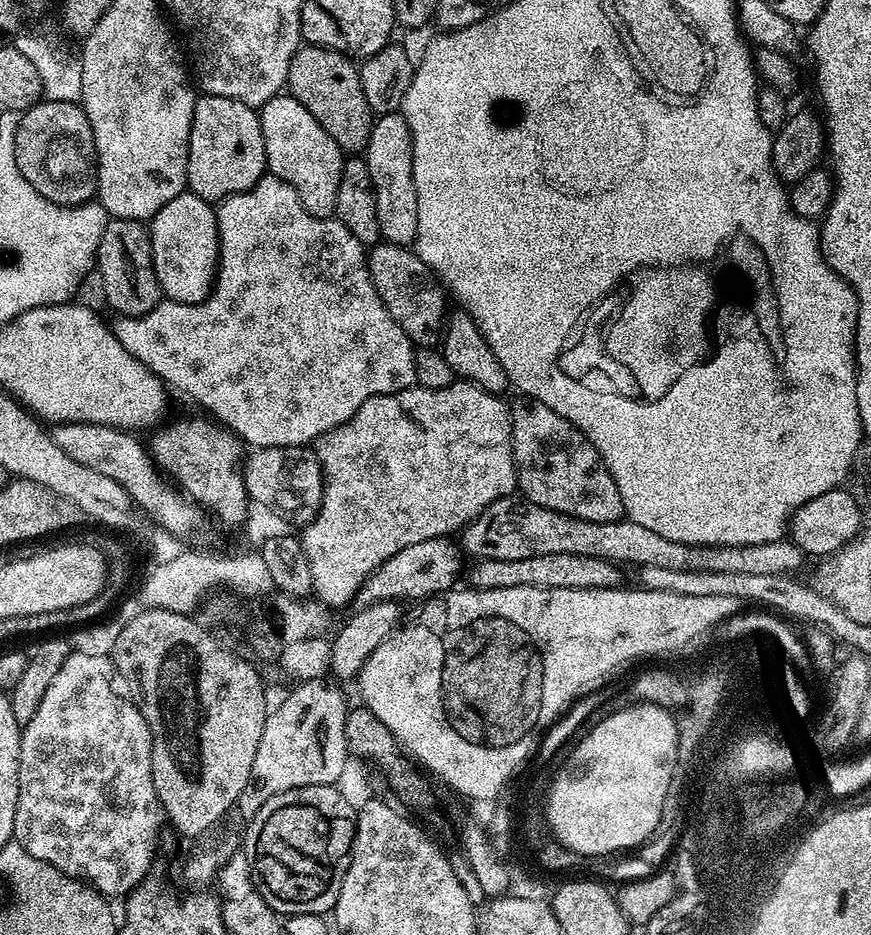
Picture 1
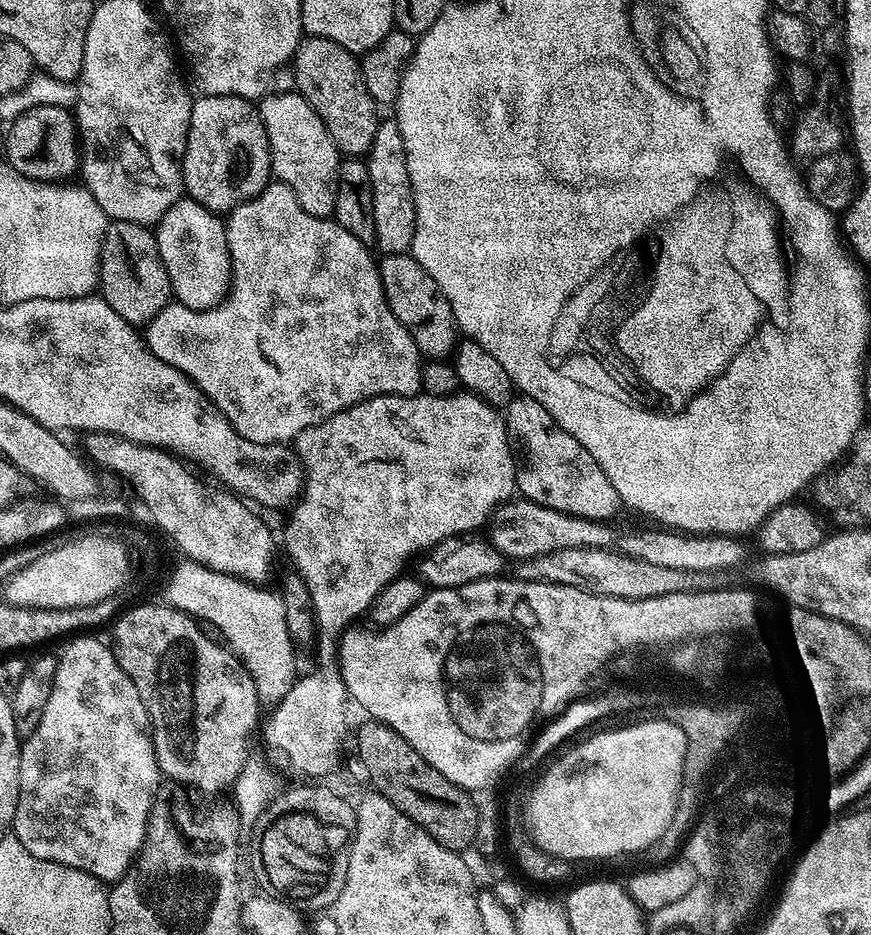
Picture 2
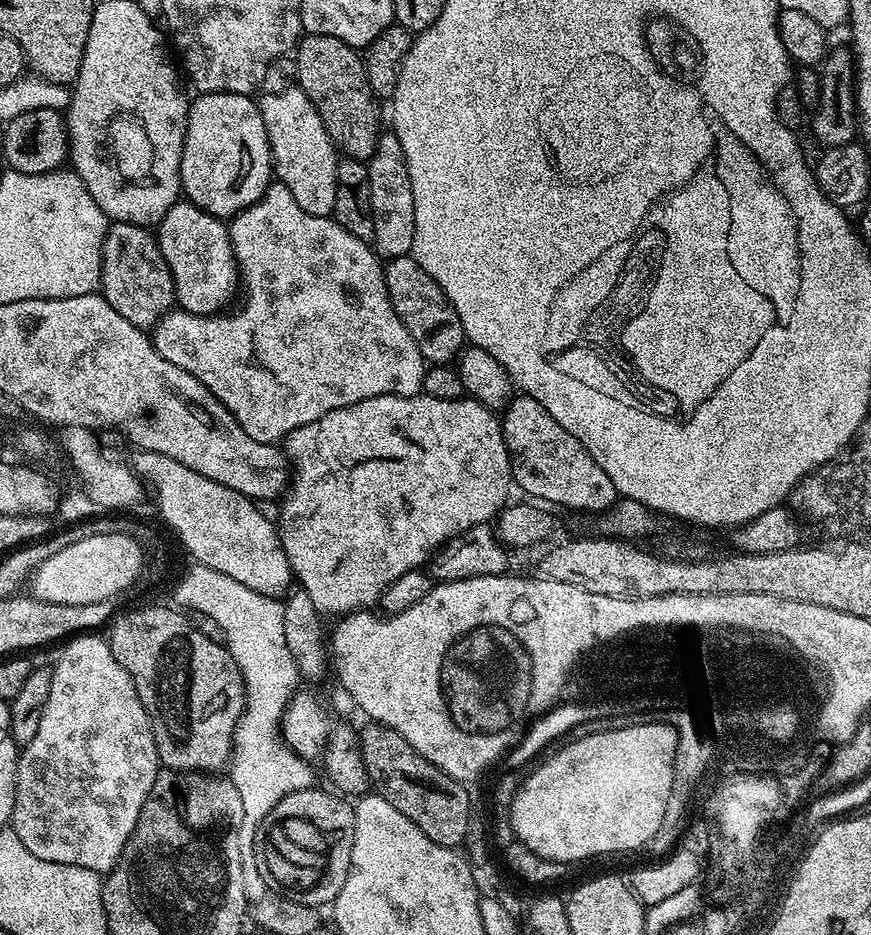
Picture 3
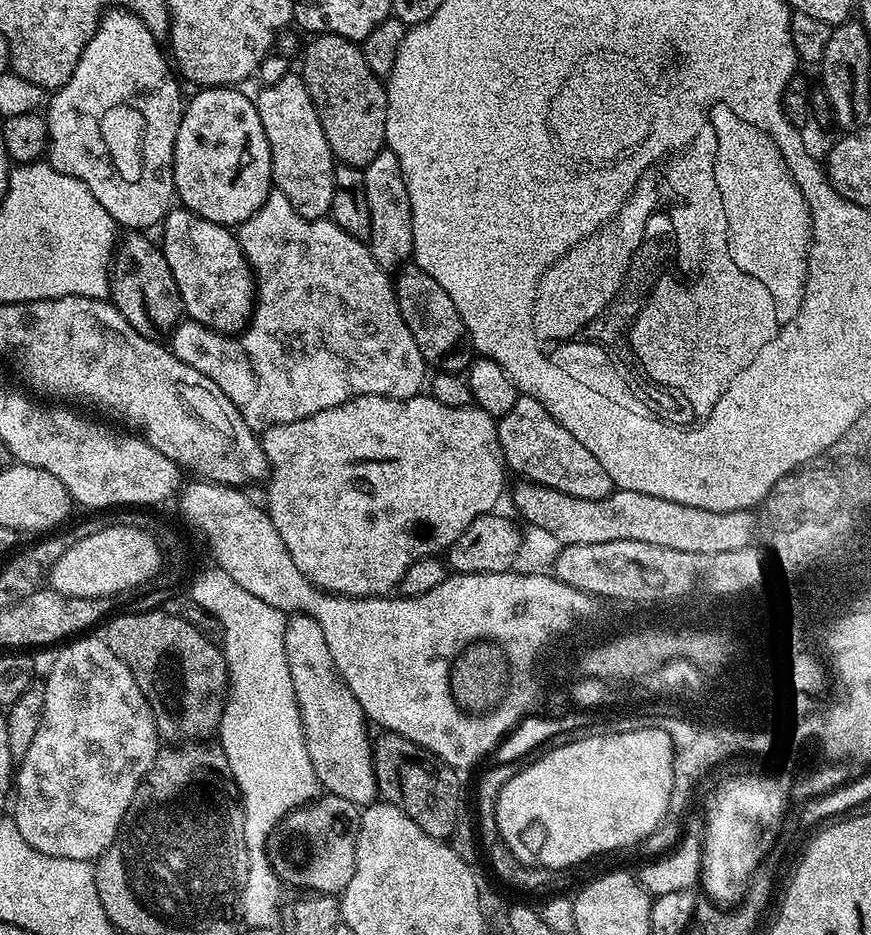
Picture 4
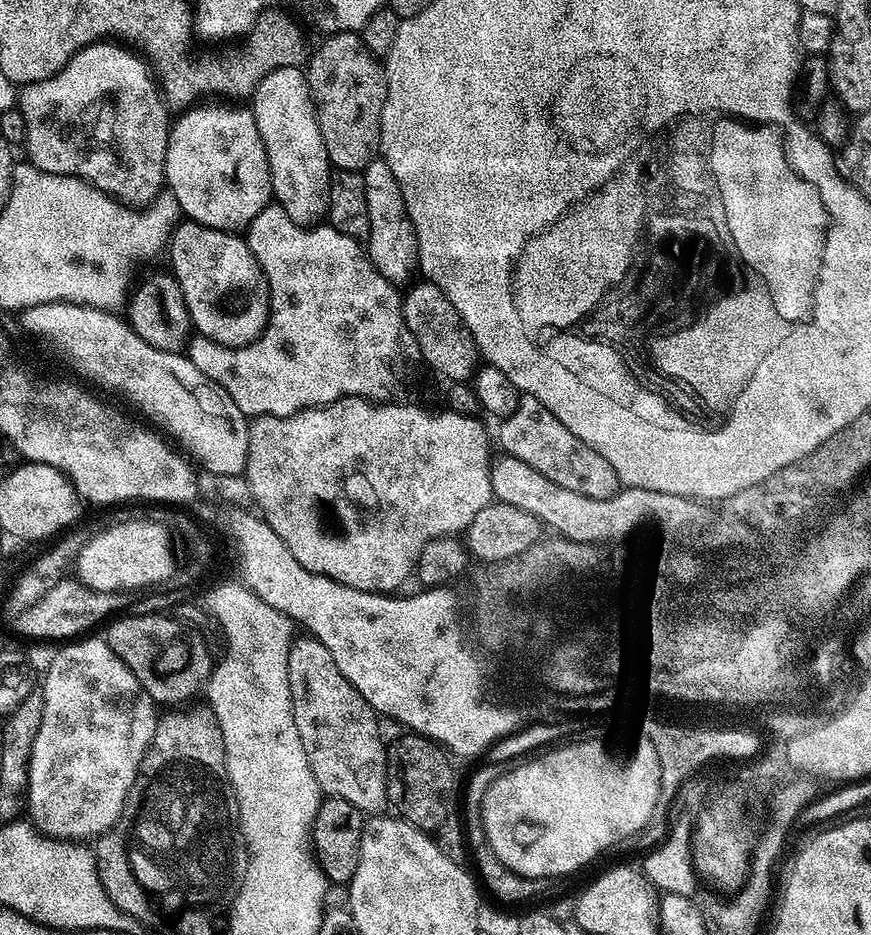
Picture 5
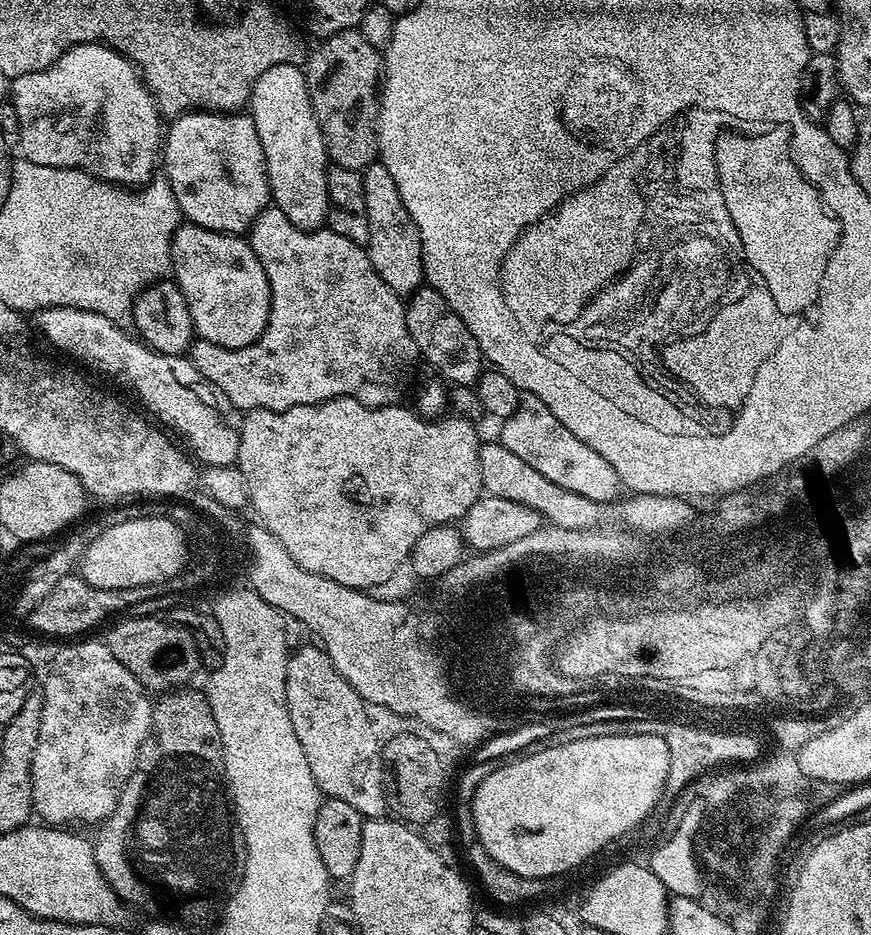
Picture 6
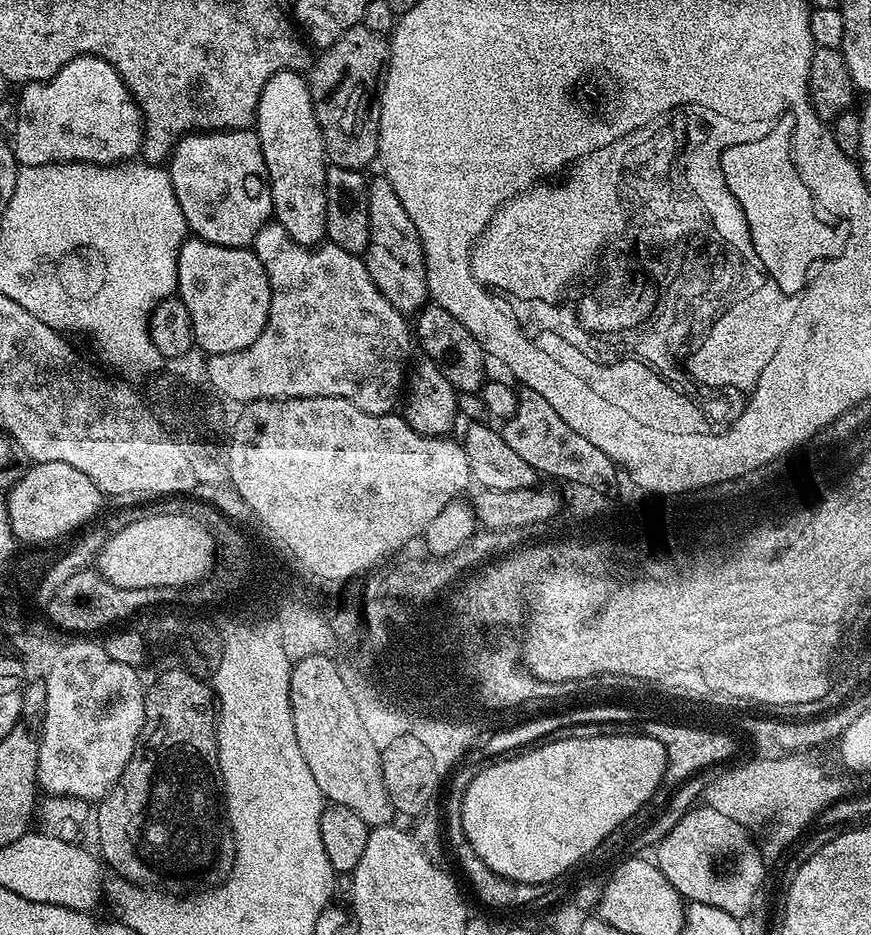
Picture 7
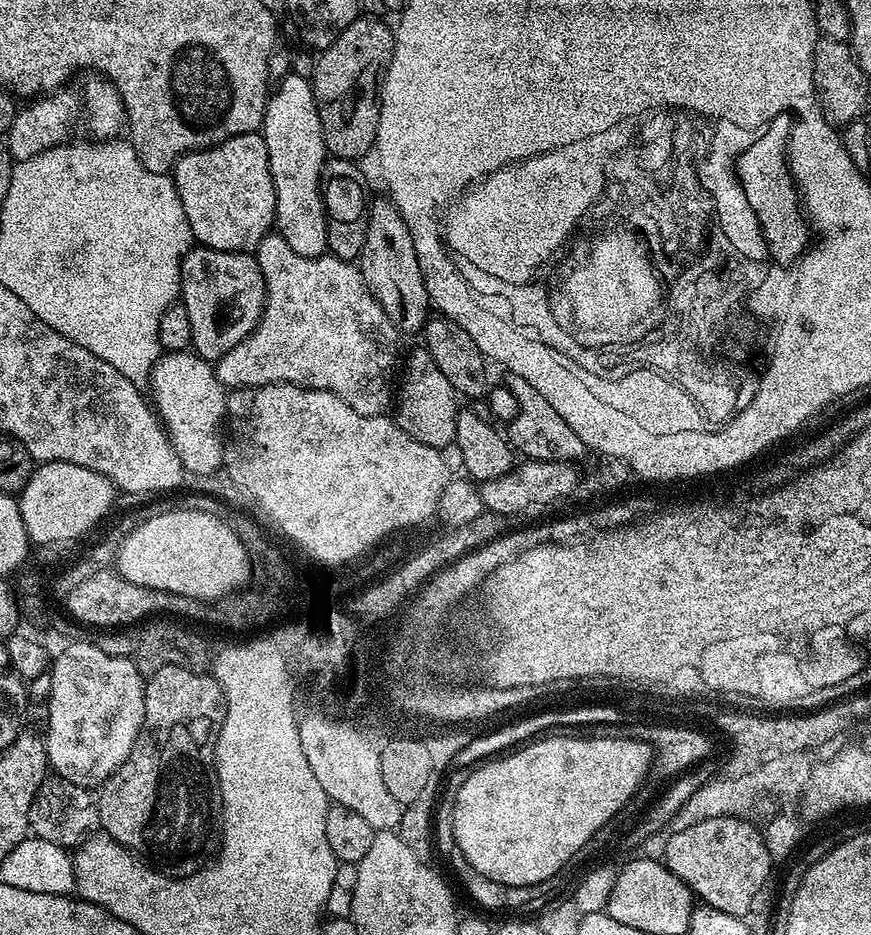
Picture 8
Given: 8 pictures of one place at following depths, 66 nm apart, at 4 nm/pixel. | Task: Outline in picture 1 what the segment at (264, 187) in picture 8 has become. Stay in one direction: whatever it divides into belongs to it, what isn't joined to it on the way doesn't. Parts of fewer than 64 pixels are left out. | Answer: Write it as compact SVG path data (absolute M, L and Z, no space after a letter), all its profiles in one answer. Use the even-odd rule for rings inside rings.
M197 95L188 147L187 187L209 202L250 190L265 175L266 150L257 109L234 98Z

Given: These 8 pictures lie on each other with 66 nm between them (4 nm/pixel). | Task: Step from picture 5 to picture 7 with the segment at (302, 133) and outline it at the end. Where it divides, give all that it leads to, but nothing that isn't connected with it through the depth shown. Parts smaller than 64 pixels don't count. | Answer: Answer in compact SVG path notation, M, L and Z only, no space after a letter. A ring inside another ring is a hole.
M299 71L276 72L266 86L262 86L254 131L266 162L275 223L280 224L294 242L307 248L317 247L328 234L324 185L326 157L308 82Z

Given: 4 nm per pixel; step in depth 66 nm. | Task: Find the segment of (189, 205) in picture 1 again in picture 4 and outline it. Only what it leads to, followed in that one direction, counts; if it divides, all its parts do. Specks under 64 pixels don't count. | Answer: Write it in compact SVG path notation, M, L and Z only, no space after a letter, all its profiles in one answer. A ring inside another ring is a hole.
M183 206L173 207L162 221L163 228L164 257L174 274L174 282L178 282L178 294L187 319L197 320L199 324L204 324L216 332L225 334L243 332L252 318L252 309L256 307L257 291L256 277L253 276L248 259L244 256L237 233L233 229L224 228L221 224L206 222L206 218L194 214Z

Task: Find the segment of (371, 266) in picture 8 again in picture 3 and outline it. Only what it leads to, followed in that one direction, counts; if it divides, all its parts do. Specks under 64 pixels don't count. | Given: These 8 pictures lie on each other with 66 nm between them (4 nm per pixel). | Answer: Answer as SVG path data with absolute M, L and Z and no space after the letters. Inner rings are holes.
M381 135L378 146L374 150L374 154L366 163L368 166L368 181L370 182L370 210L374 214L374 238L371 241L374 245L374 251L377 256L383 258L385 261L393 260L399 256L409 255L412 251L412 243L414 242L414 194L410 190L410 174L406 170L406 154L402 154L402 144L398 142L396 135Z

